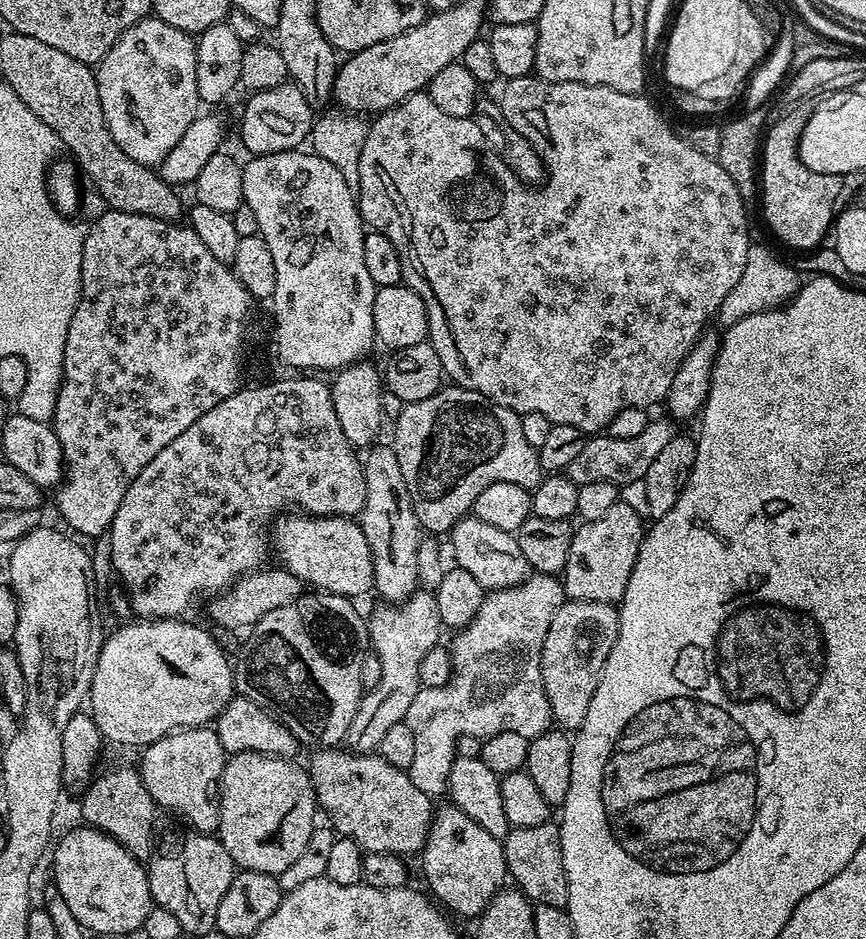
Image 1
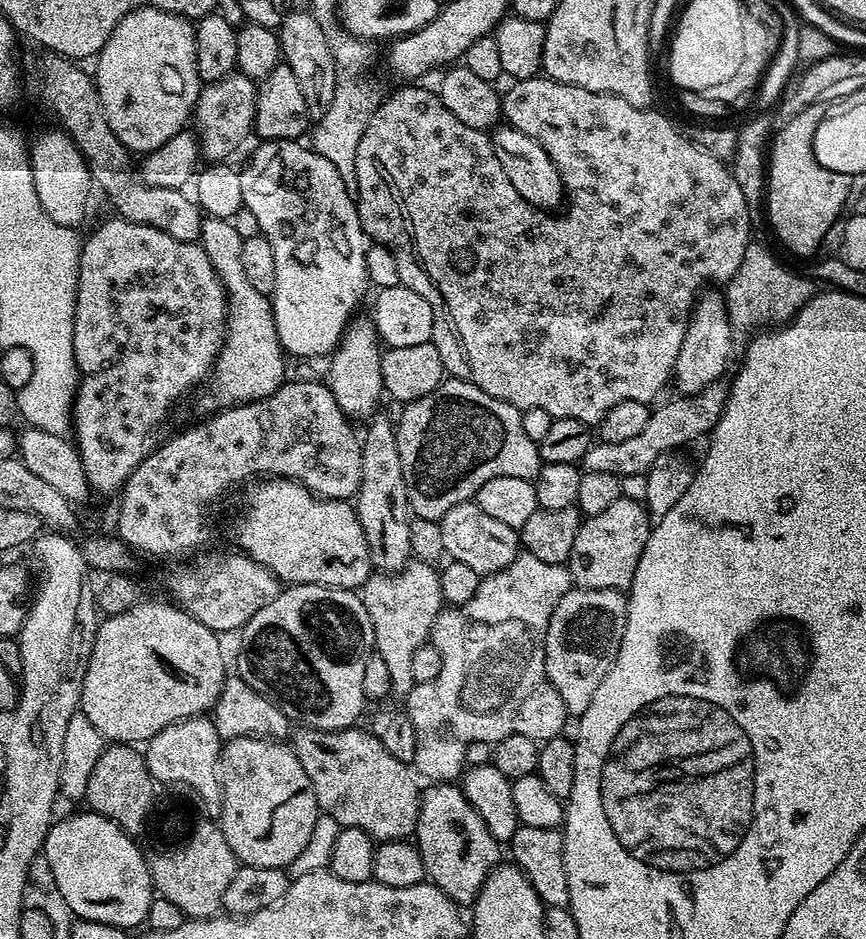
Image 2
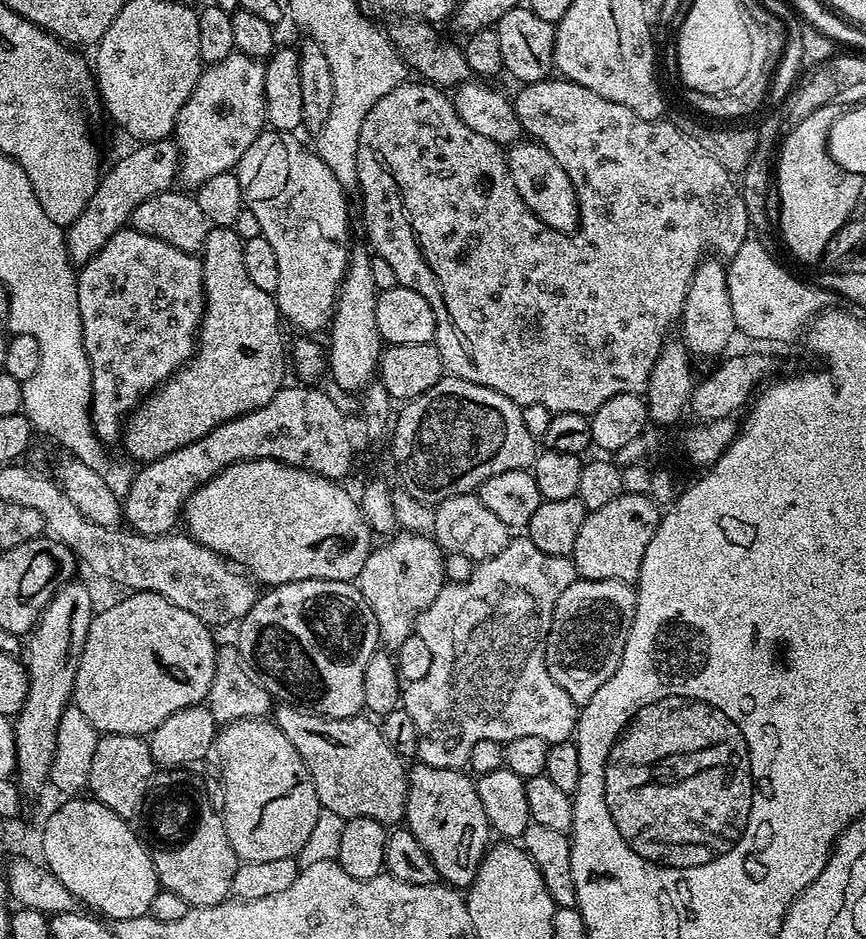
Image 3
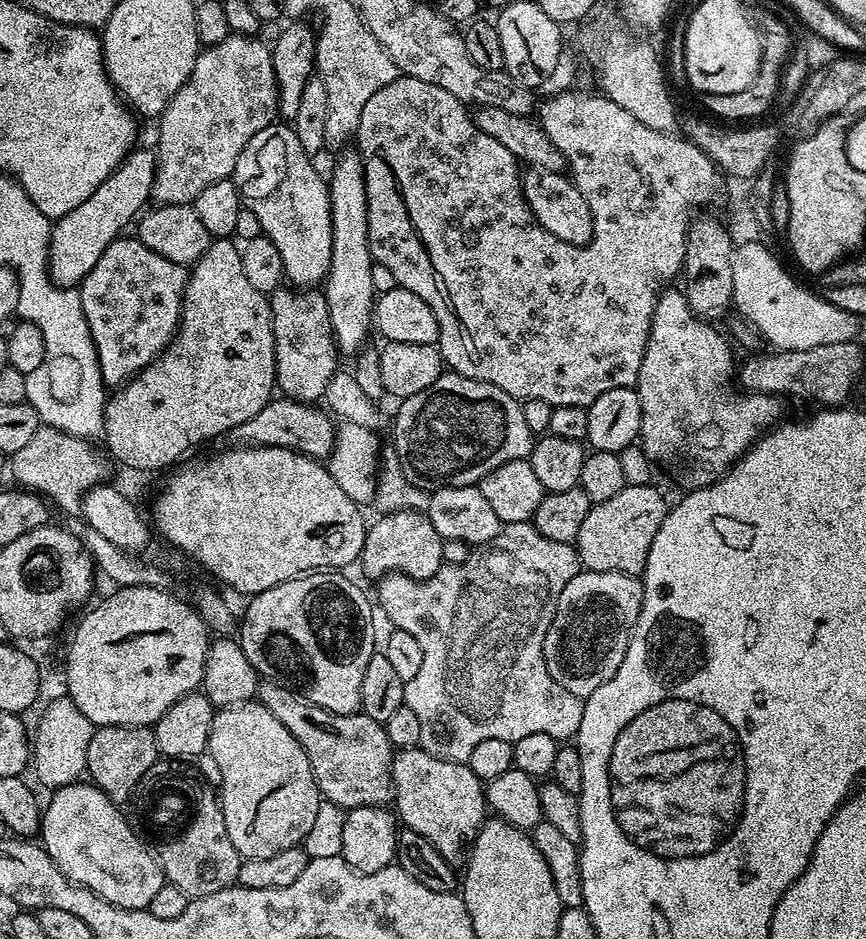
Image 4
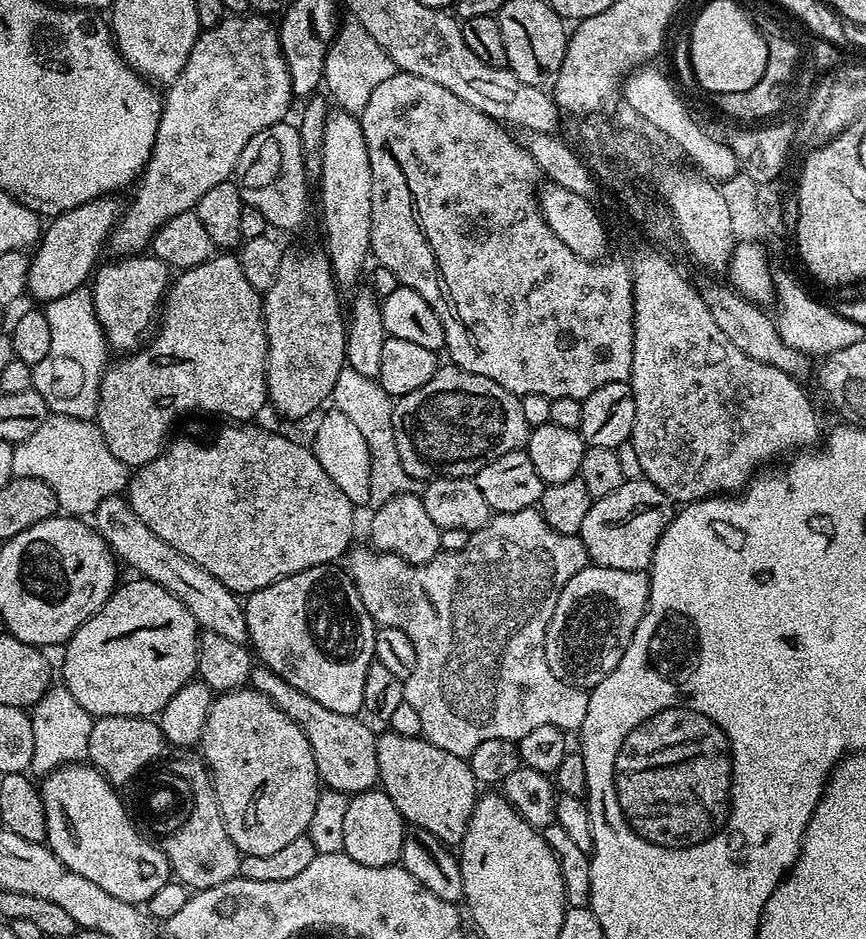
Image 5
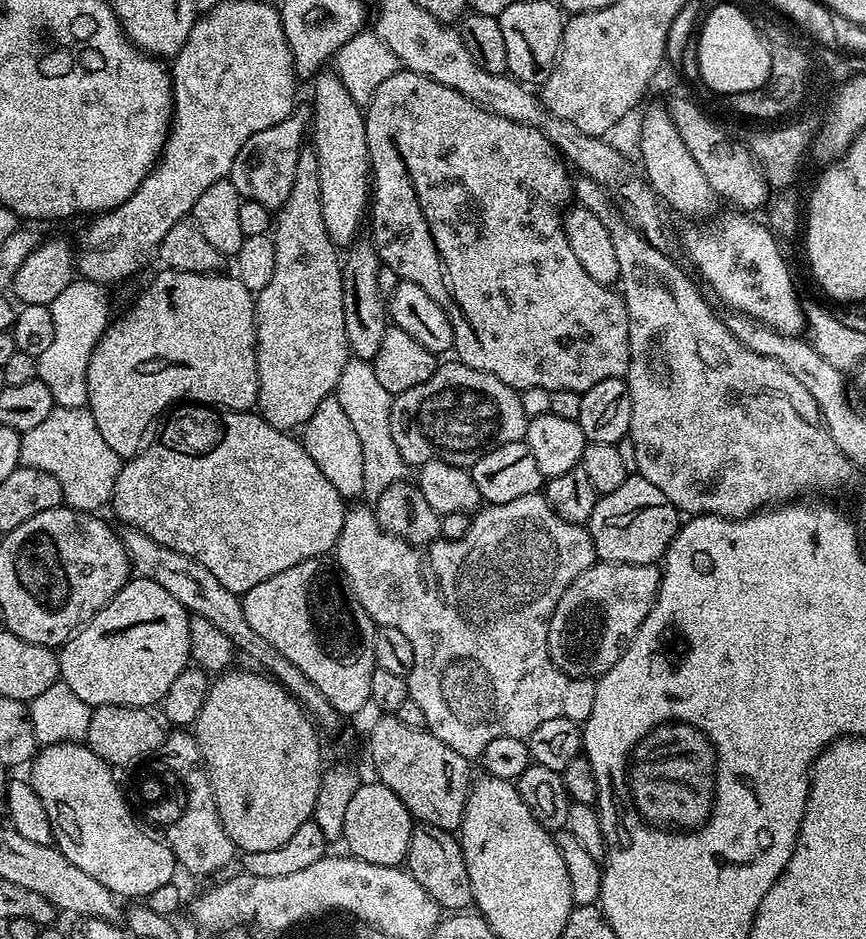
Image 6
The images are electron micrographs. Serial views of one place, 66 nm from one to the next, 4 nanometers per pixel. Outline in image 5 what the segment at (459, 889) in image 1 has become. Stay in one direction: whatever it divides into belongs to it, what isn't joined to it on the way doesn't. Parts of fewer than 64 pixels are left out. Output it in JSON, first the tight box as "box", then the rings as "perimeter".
{"box":[376,730,478,845],"perimeter":[[[391,730],[381,731],[376,742],[379,787],[398,806],[404,821],[413,828],[430,830],[443,844],[463,845],[478,799],[478,785],[467,759],[434,746],[423,736],[406,738]]]}

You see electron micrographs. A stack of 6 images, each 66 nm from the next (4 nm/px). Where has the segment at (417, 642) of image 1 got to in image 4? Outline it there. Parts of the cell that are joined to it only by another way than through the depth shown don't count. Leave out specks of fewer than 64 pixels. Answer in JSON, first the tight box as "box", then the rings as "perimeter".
{"box":[358,509,445,582],"perimeter":[[[404,509],[401,512],[386,512],[367,525],[364,534],[364,548],[360,551],[358,568],[361,568],[372,582],[390,572],[401,572],[415,580],[428,580],[445,563],[443,558],[444,539],[434,530],[423,511]]]}

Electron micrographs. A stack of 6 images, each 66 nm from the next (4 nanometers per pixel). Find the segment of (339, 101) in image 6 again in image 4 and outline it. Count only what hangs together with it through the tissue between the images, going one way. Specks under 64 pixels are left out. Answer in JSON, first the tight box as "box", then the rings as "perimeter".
{"box":[322,151,378,357],"perimeter":[[[341,151],[332,176],[328,180],[330,210],[332,211],[332,262],[322,284],[328,306],[328,317],[336,339],[336,351],[341,357],[355,357],[365,347],[368,331],[374,328],[374,305],[378,293],[371,281],[374,263],[366,234],[366,182],[364,162],[359,151]]]}

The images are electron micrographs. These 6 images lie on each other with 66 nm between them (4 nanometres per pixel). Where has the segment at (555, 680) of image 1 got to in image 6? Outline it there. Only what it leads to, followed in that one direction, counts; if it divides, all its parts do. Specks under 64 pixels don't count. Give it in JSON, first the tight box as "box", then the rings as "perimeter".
{"box":[548,562,661,678],"perimeter":[[[597,562],[574,578],[548,623],[548,656],[554,666],[577,678],[599,678],[611,670],[646,622],[660,589],[661,575],[656,564]]]}

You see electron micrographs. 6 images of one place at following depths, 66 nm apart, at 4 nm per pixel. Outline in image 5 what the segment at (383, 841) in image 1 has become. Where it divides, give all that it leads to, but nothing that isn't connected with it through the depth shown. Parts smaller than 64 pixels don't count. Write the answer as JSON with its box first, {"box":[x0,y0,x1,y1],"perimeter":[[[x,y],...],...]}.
{"box":[249,664,377,796],"perimeter":[[[261,664],[253,665],[249,685],[270,697],[303,730],[314,752],[320,779],[329,789],[353,796],[358,792],[367,792],[377,785],[377,733],[362,722],[361,717],[336,714],[327,710],[321,703],[303,694],[297,687],[290,686],[280,675],[274,674]]]}

